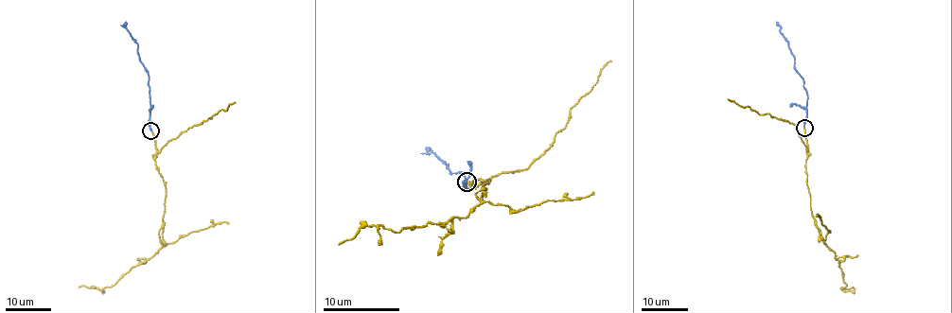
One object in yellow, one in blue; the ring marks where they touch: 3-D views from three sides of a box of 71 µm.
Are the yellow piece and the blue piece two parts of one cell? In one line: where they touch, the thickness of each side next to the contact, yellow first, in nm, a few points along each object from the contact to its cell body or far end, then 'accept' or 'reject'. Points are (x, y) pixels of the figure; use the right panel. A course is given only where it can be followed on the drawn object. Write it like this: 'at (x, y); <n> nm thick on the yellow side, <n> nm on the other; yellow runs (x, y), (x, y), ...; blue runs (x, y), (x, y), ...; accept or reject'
at (804, 128); 150 nm thick on the yellow side, 200 nm on the other; yellow runs (803, 128), (807, 144), (807, 188), (814, 224), (835, 253), (846, 284), (843, 289), (852, 286), (855, 289); blue runs (803, 128), (807, 93), (803, 79), (795, 66), (789, 42), (776, 22); reject

